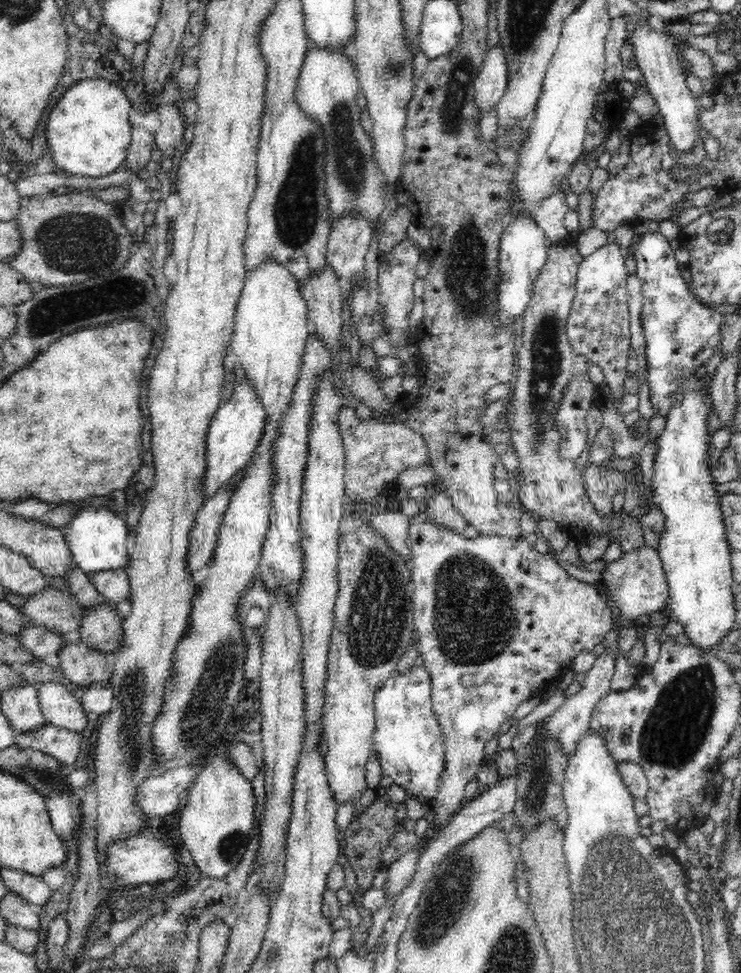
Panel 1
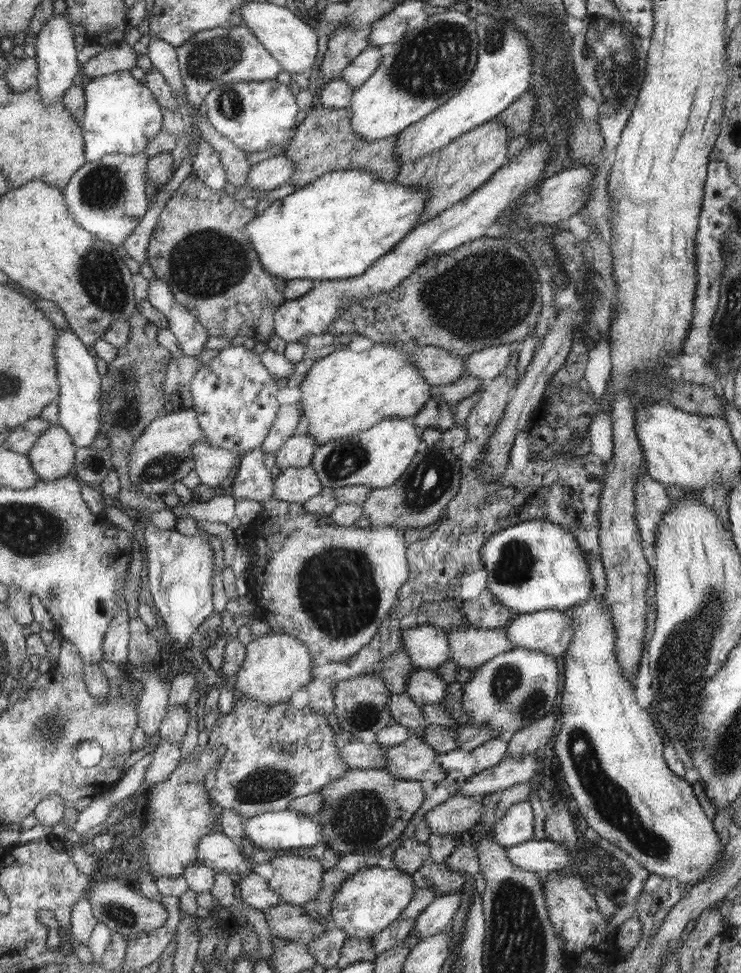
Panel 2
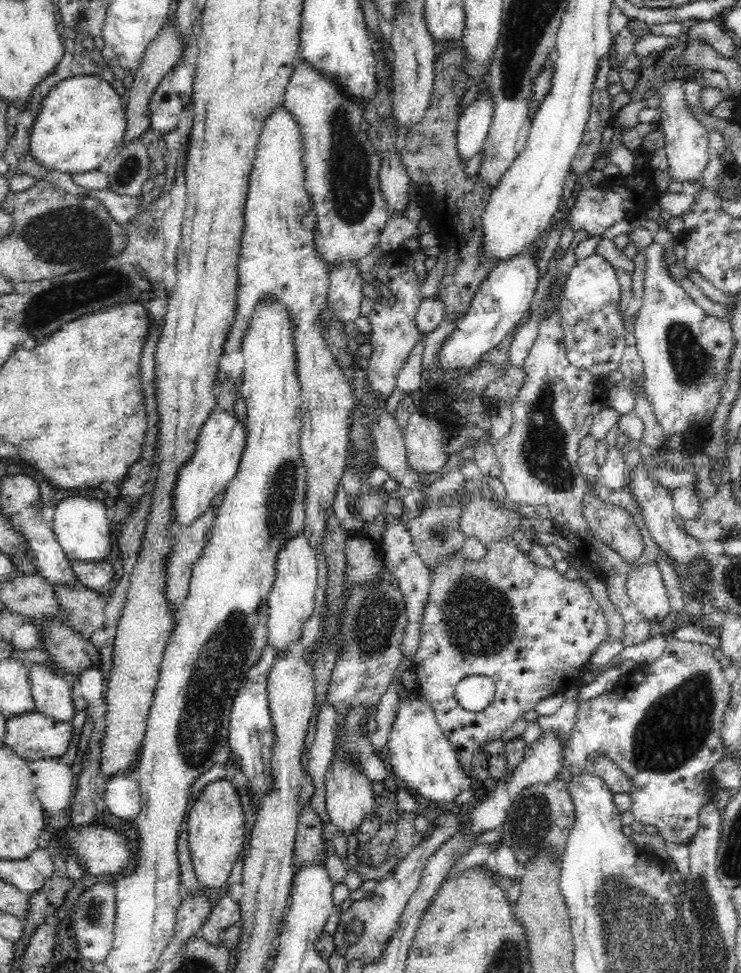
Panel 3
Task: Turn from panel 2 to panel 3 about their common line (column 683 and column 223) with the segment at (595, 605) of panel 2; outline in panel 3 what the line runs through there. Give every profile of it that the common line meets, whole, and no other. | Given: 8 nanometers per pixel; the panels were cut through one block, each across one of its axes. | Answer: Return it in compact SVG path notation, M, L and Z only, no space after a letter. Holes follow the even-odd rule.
M216 779L204 788L202 796L194 802L186 816L188 846L192 854L195 876L200 887L220 888L230 876L238 860L240 851L244 850L246 832L244 831L244 811L238 788L224 779Z

